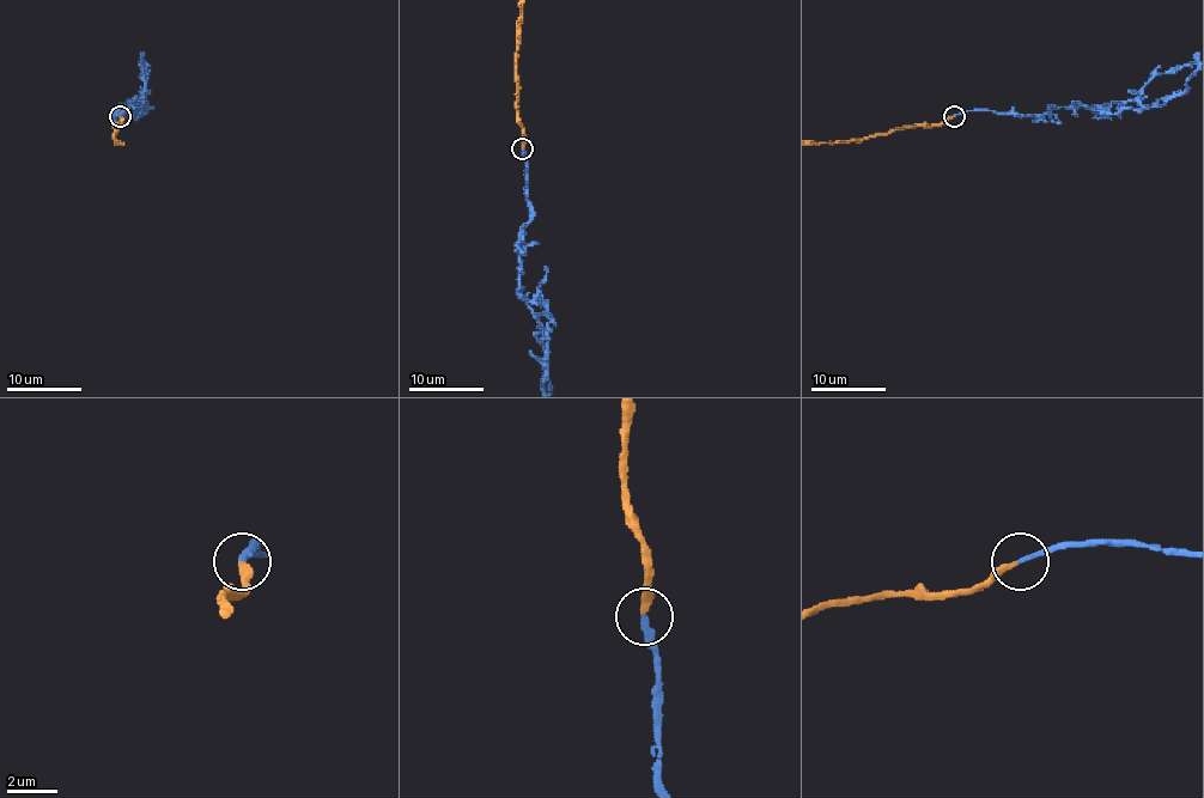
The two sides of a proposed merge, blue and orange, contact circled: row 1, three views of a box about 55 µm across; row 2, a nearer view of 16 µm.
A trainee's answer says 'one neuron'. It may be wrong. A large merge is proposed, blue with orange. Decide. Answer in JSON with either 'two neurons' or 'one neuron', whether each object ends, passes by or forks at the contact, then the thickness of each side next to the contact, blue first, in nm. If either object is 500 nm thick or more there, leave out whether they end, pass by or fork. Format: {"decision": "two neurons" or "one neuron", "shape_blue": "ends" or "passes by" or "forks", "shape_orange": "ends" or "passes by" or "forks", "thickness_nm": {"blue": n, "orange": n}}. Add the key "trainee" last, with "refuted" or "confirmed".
{"decision": "one neuron", "shape_blue": "ends", "shape_orange": "ends", "thickness_nm": {"blue": 240, "orange": 280}, "trainee": "confirmed"}

